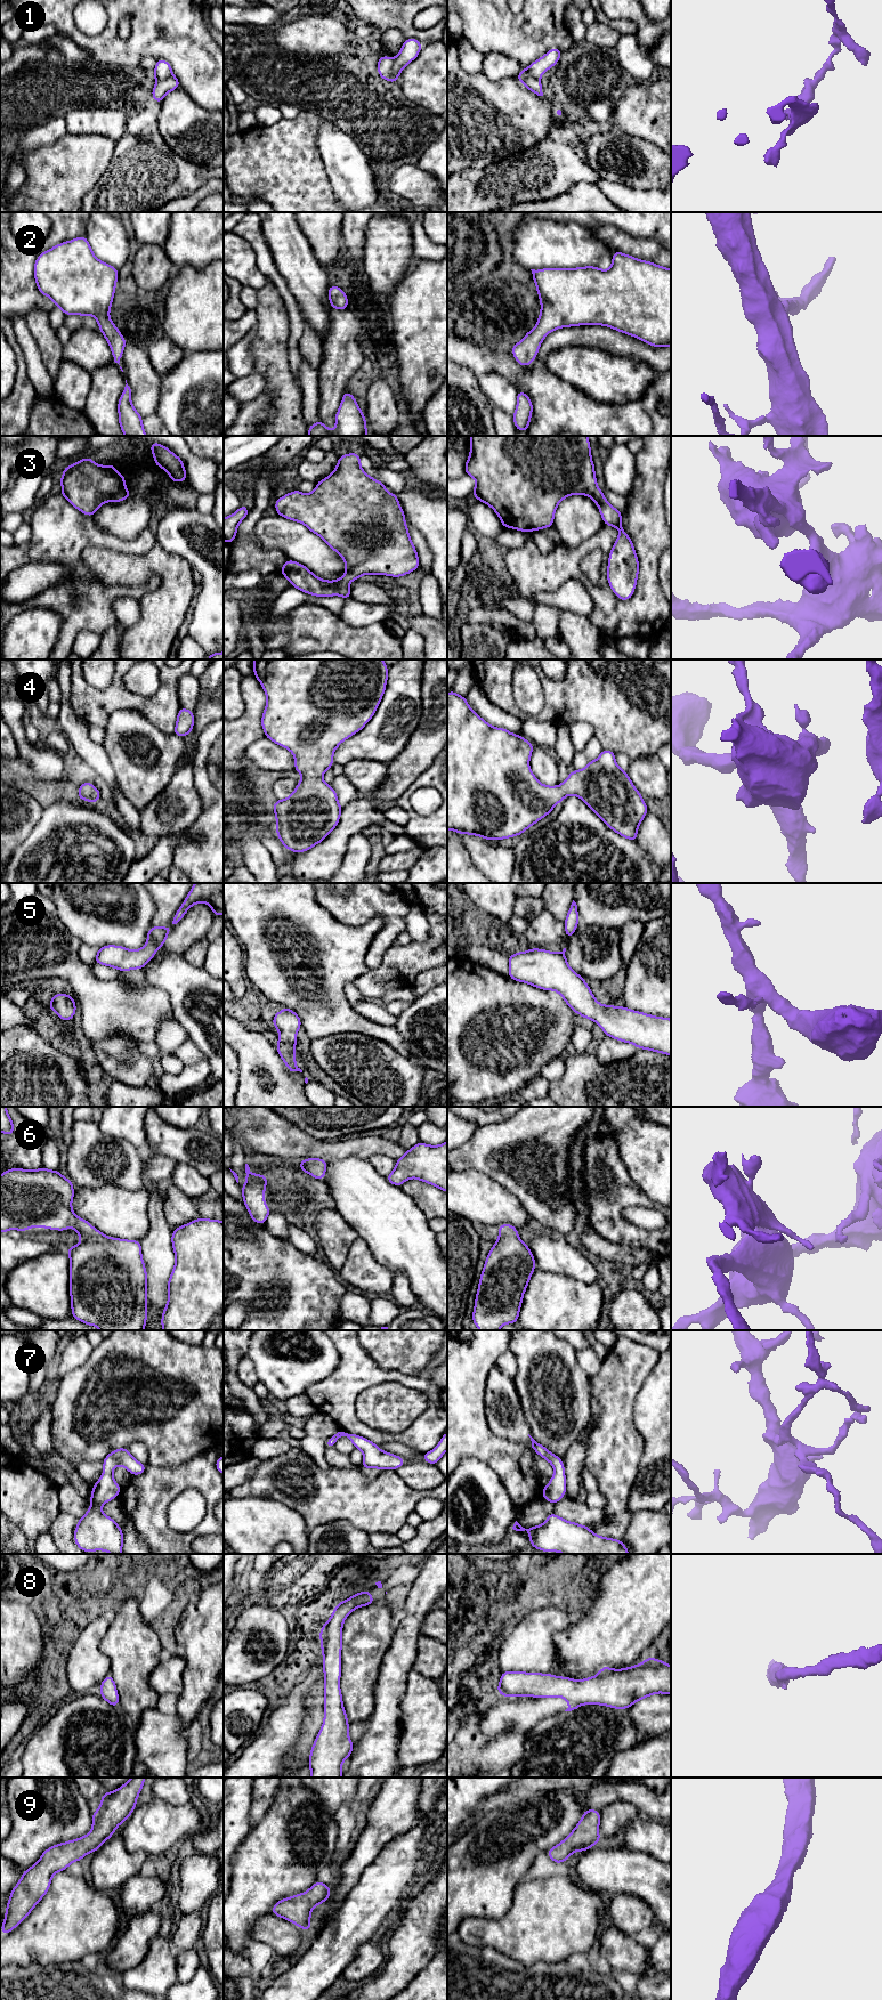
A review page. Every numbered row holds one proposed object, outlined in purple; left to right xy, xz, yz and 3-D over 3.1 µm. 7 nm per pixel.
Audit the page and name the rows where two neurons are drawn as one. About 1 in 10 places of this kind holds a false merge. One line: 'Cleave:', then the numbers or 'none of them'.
Cleave: 1

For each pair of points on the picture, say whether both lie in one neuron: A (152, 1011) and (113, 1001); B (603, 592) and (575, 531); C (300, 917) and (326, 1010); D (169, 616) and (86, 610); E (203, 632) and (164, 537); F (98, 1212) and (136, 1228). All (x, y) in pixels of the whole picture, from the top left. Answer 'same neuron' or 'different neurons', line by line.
A: same neuron
B: different neurons
C: same neuron
D: different neurons
E: same neuron
F: same neuron

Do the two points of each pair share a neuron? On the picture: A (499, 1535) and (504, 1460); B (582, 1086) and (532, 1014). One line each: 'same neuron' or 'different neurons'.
A: different neurons
B: different neurons

